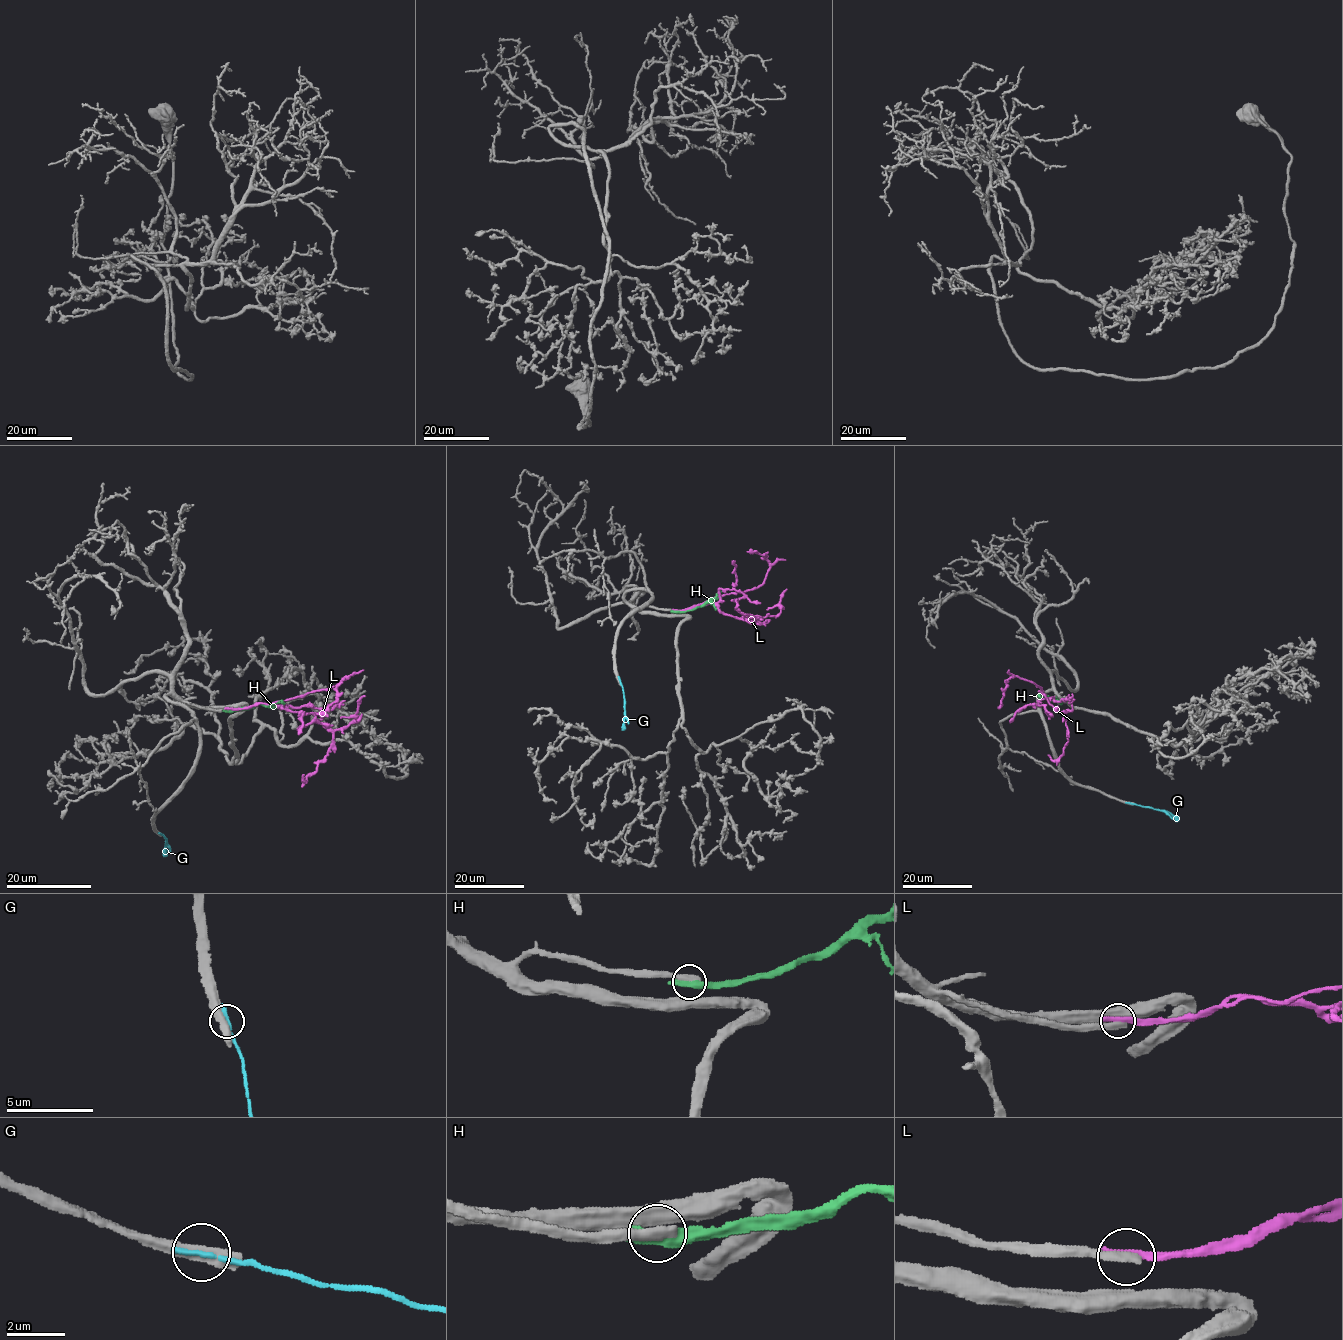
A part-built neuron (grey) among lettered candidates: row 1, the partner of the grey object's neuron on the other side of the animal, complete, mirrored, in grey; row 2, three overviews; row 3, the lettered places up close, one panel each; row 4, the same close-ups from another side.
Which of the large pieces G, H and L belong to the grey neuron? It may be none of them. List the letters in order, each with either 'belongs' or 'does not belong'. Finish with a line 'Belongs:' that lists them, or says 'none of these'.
G: does not belong
H: does not belong
L: does not belong
Belongs: none of these

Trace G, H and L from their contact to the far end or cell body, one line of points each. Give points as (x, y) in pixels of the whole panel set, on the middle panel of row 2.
G: (619, 680), (624, 694), (623, 729)
H: (675, 611), (692, 610), (704, 605), (721, 591)
L: (675, 610), (714, 603), (749, 623), (746, 616), (760, 617), (743, 614), (737, 599)

